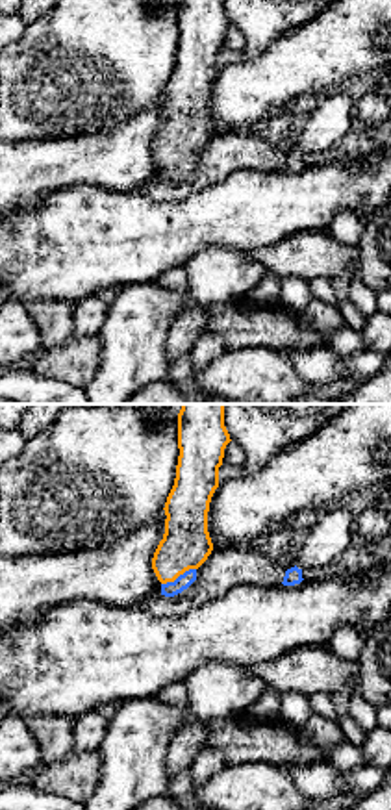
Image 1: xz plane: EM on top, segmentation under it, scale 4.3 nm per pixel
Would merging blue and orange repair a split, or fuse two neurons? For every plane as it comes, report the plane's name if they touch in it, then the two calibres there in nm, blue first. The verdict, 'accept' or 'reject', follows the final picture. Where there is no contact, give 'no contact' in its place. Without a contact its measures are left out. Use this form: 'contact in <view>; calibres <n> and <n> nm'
contact in xz; calibres 70 and 220 nm

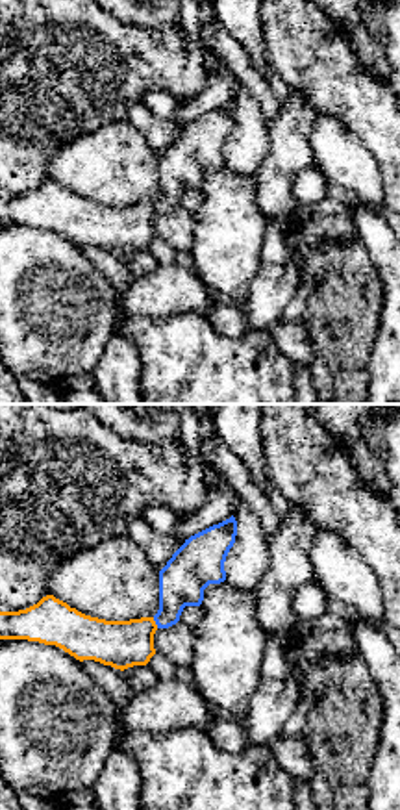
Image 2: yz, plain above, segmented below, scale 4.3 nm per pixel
contact in yz; calibres 200 and 200 nm

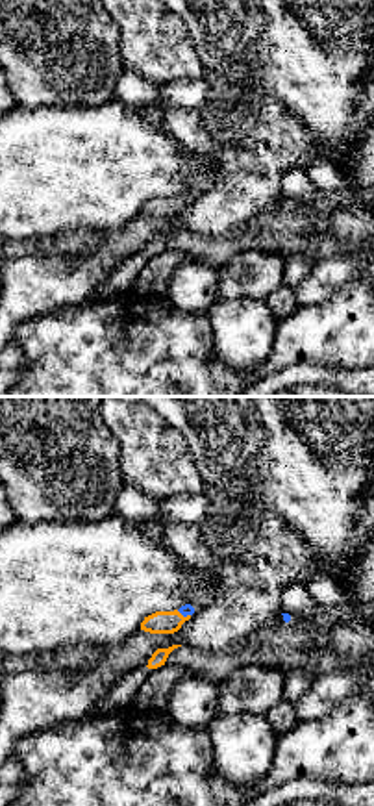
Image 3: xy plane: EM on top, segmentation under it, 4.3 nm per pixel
contact in xy; calibres 50 and 100 nm

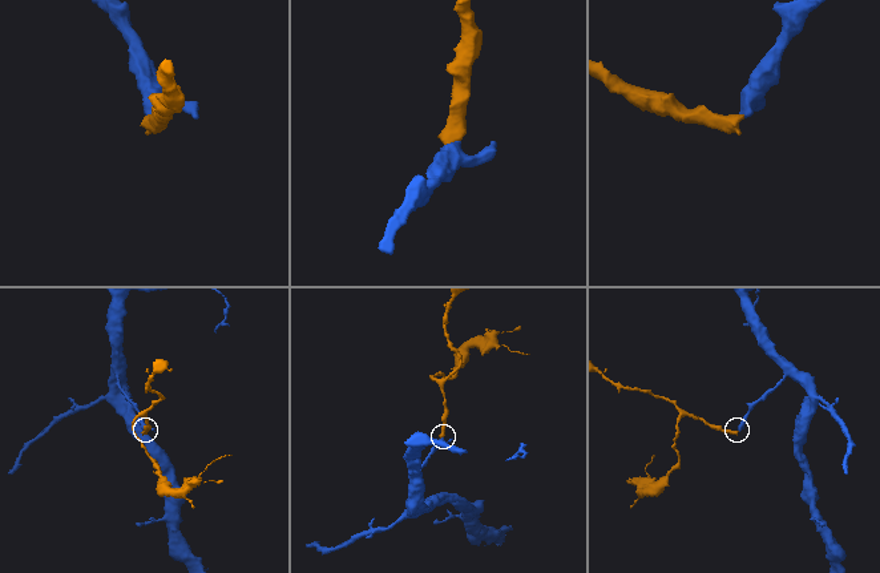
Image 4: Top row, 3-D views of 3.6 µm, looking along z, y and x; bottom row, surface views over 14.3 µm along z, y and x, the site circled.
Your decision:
accept

